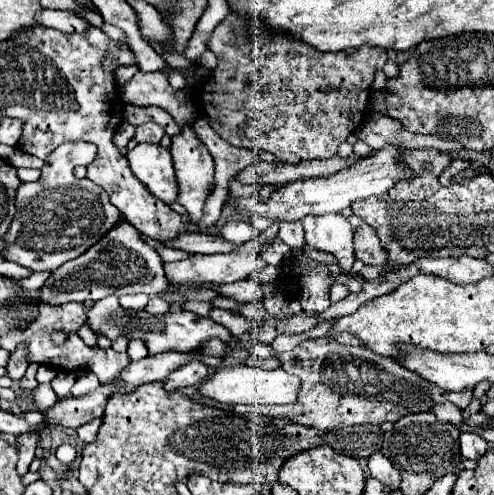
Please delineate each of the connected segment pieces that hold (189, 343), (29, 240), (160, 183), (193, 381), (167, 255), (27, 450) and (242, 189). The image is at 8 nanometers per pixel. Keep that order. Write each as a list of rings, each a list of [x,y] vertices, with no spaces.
[[[111,295],[111,297],[105,297],[97,303],[93,303],[91,307],[87,307],[85,313],[87,313],[87,325],[91,327],[93,333],[105,335],[111,341],[115,341],[117,337],[127,337],[129,341],[139,339],[145,343],[149,353],[191,351],[191,349],[201,347],[203,341],[211,339],[211,337],[219,337],[219,339],[231,343],[231,333],[223,325],[219,325],[207,317],[183,311],[183,309],[179,309],[175,313],[167,311],[163,315],[149,315],[147,311],[129,311],[129,309],[121,307],[119,299]]]
[[[63,143],[59,145],[47,159],[41,169],[41,177],[35,183],[21,183],[17,189],[17,215],[13,223],[9,225],[9,231],[1,235],[5,239],[5,251],[1,251],[1,257],[7,261],[15,261],[31,271],[55,271],[61,263],[79,257],[85,253],[101,235],[105,235],[123,215],[117,211],[115,205],[111,205],[109,195],[89,179],[75,179],[73,169],[77,165],[89,165],[97,153],[97,147],[93,143]]]
[[[137,145],[127,153],[133,175],[149,189],[149,193],[163,203],[177,201],[177,179],[169,149],[161,145]]]
[[[193,361],[193,363],[185,365],[185,367],[179,367],[177,371],[181,371],[181,369],[183,369],[183,373],[169,375],[169,377],[167,377],[167,381],[165,381],[165,389],[167,389],[167,391],[181,389],[181,387],[187,387],[187,385],[199,385],[199,383],[203,383],[203,381],[209,377],[209,373],[211,373],[211,369],[209,369],[205,363],[201,363],[201,361]]]
[[[159,247],[156,251],[161,256],[164,263],[183,260],[192,256],[192,254],[185,251],[169,247]]]
[[[29,433],[29,435],[21,435],[19,437],[19,461],[17,461],[17,473],[25,475],[29,469],[29,463],[35,459],[35,447],[37,447],[37,433]]]
[[[236,180],[236,185],[229,185],[229,191],[233,197],[248,197],[259,193],[260,185],[243,185]]]

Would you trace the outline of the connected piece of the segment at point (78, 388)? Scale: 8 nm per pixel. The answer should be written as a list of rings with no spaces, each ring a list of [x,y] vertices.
[[[85,373],[85,375],[81,375],[81,377],[75,381],[75,385],[73,385],[73,389],[71,389],[71,395],[75,395],[75,397],[87,395],[89,391],[93,391],[93,387],[99,387],[97,377],[95,377],[93,373]]]

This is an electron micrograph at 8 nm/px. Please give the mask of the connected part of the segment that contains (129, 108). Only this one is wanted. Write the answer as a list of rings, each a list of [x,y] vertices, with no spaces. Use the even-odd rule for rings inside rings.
[[[125,105],[123,113],[125,113],[125,121],[131,123],[133,127],[143,125],[147,121],[155,121],[157,125],[161,125],[165,129],[165,133],[169,137],[179,133],[179,125],[175,123],[175,119],[167,111],[163,111],[159,107],[133,107],[133,105]]]

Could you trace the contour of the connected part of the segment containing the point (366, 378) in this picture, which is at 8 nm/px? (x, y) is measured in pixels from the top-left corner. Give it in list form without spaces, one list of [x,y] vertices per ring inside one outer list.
[[[331,337],[311,339],[297,345],[293,351],[277,355],[281,359],[281,367],[301,379],[299,397],[293,405],[281,405],[275,407],[277,417],[289,417],[291,421],[307,427],[317,429],[337,429],[337,427],[349,427],[349,425],[381,425],[385,421],[397,421],[411,413],[421,411],[433,411],[437,403],[447,403],[447,393],[441,391],[435,383],[427,383],[427,379],[421,379],[415,371],[409,371],[401,363],[375,355],[373,351],[365,347],[353,347],[353,345],[341,345]]]

